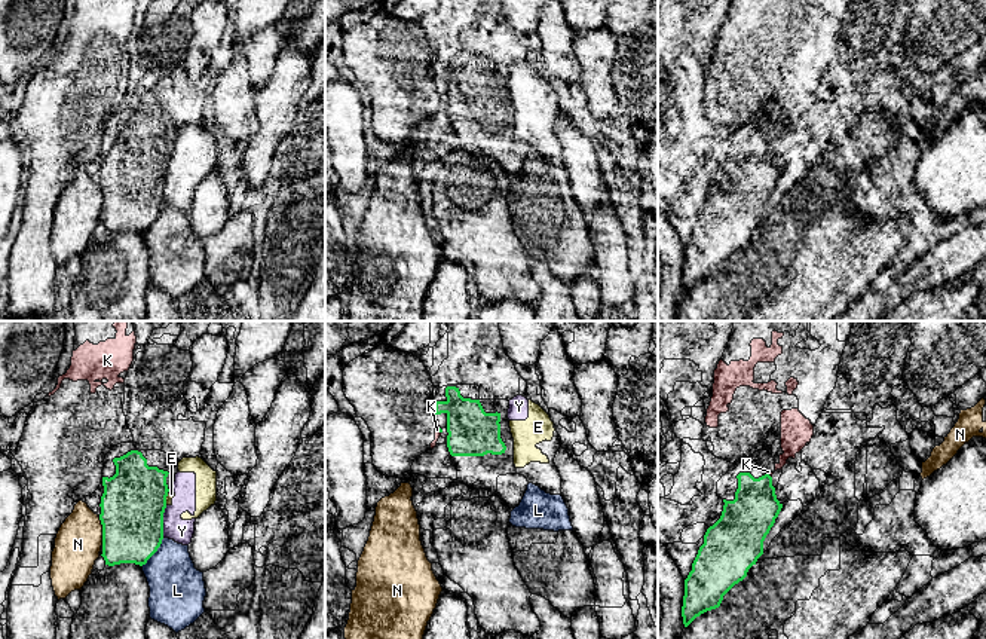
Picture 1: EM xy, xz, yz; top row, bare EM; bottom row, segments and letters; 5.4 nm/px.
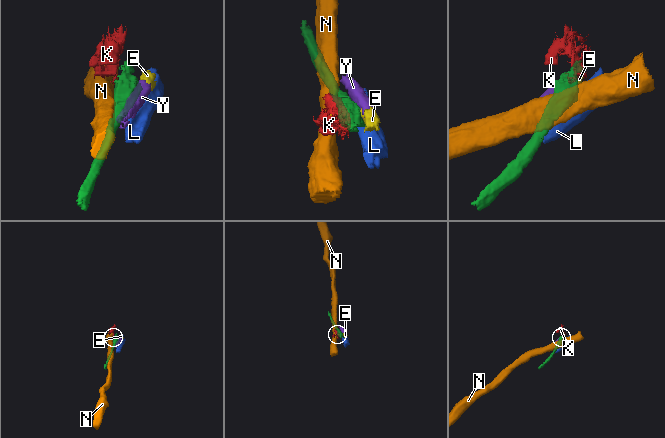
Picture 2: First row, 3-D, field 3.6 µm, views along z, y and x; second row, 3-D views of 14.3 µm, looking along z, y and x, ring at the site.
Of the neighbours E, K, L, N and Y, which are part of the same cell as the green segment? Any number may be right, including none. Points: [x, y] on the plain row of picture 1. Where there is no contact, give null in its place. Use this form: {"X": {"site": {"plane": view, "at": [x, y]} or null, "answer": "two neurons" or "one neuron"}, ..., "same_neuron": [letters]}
{"E": {"site": {"plane": "xy", "at": [165, 167]}, "answer": "two neurons"}, "K": {"site": {"plane": "xz", "at": [440, 97]}, "answer": "two neurons"}, "L": {"site": {"plane": "xy", "at": [155, 219]}, "answer": "two neurons"}, "N": {"site": {"plane": "xy", "at": [103, 198]}, "answer": "two neurons"}, "Y": {"site": {"plane": "xy", "at": [162, 189]}, "answer": "two neurons"}, "same_neuron": []}

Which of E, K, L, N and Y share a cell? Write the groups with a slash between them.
E Y / K / L / N

